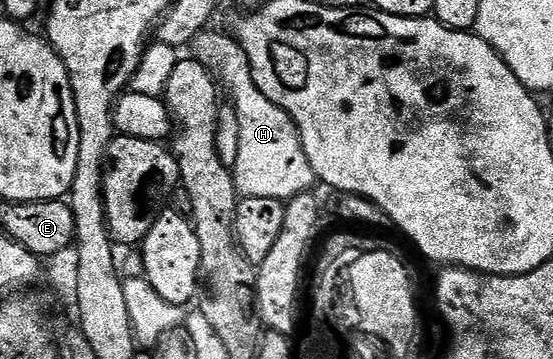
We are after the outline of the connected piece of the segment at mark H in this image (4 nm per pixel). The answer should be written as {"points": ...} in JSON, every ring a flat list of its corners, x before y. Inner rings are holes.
{"points":[[206,28,193,39,191,54,215,72,224,89,225,86,229,89,229,98,233,101,231,108,239,116,239,156,231,168,238,195,241,198,273,198,281,194,288,200,312,191,315,185,313,169,307,160,307,152,303,152,301,134,291,116,259,92,259,84,255,84,255,76,251,74,251,60,247,60,247,52,243,52,236,37,213,29]]}

